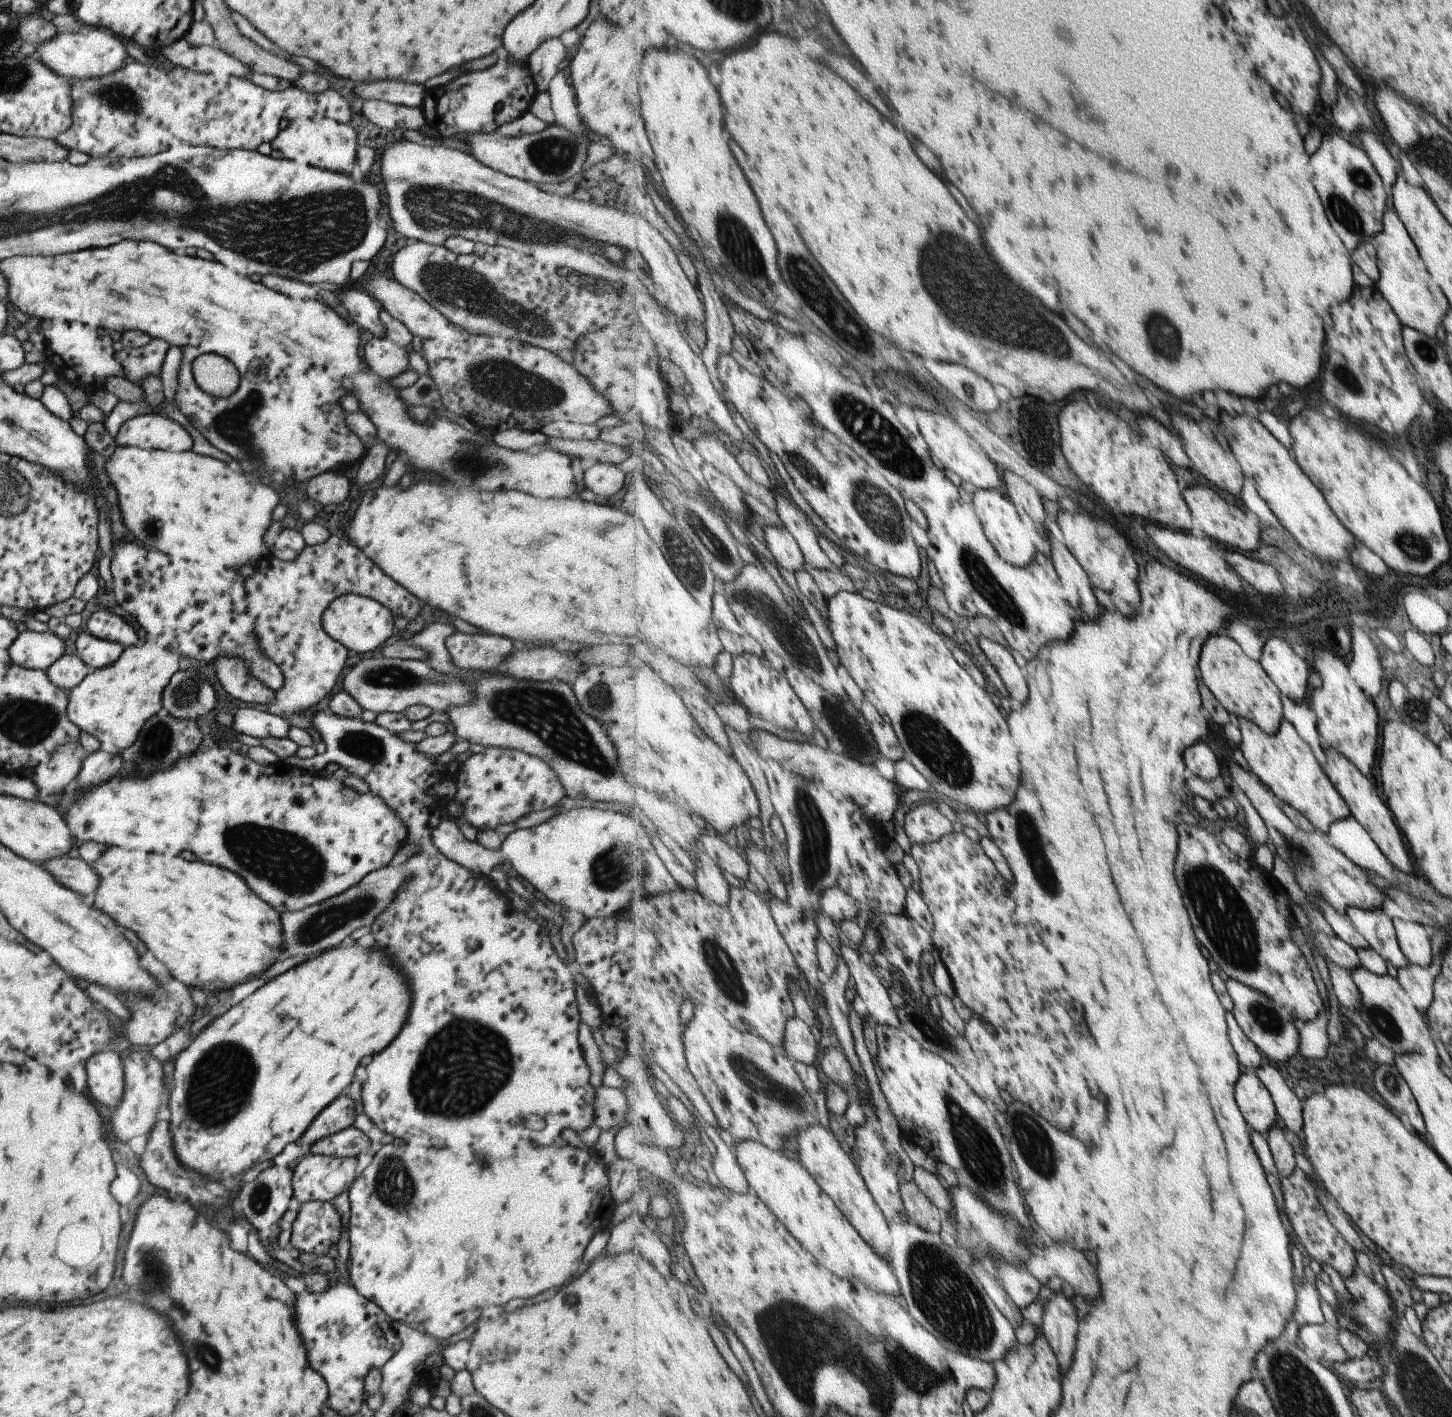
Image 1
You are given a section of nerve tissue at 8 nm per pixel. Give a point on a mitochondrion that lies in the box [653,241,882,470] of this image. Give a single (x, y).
(801, 272)

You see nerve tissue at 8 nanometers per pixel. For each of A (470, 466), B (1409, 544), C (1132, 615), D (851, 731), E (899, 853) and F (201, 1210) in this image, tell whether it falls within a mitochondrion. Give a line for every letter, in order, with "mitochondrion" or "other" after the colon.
A: mitochondrion
B: mitochondrion
C: other
D: mitochondrion
E: other
F: other

